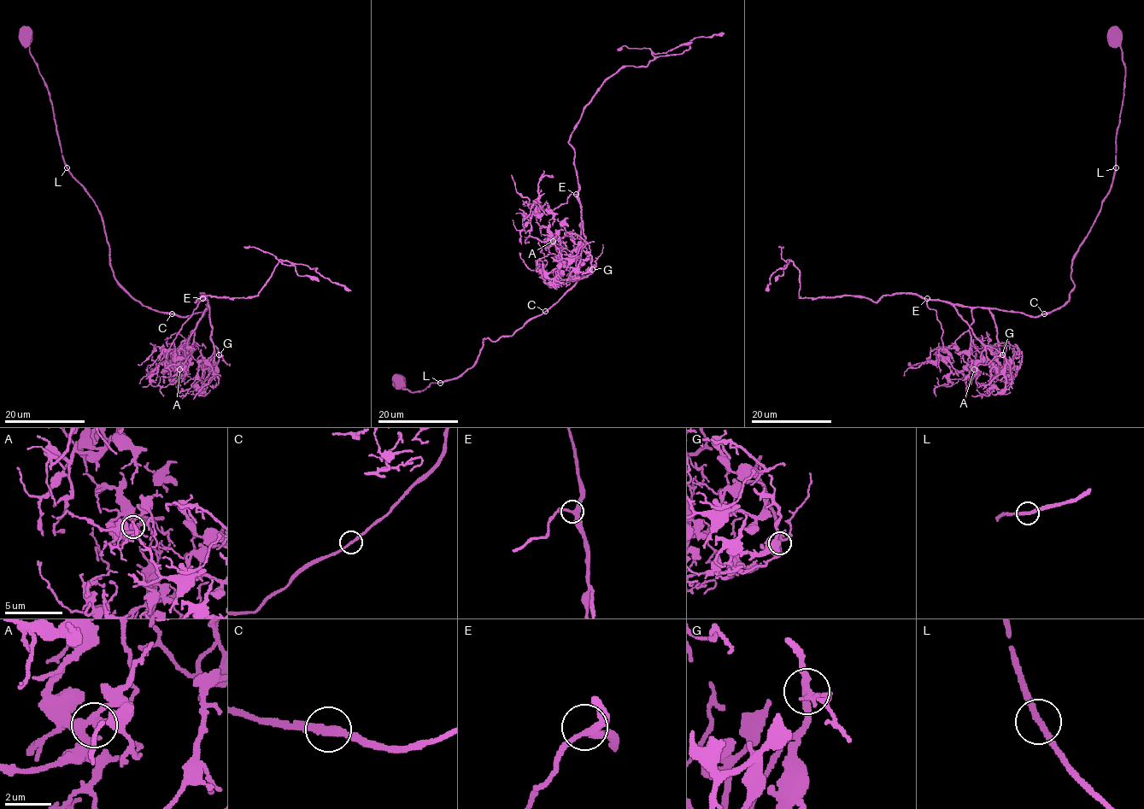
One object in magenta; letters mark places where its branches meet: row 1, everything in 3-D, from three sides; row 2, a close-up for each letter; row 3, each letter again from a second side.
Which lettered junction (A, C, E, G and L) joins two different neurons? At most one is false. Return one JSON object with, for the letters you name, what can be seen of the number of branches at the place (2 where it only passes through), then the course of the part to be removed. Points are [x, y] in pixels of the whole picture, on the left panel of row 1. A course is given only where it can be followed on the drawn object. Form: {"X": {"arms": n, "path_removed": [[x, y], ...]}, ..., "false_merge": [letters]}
{"false_merge": []}

